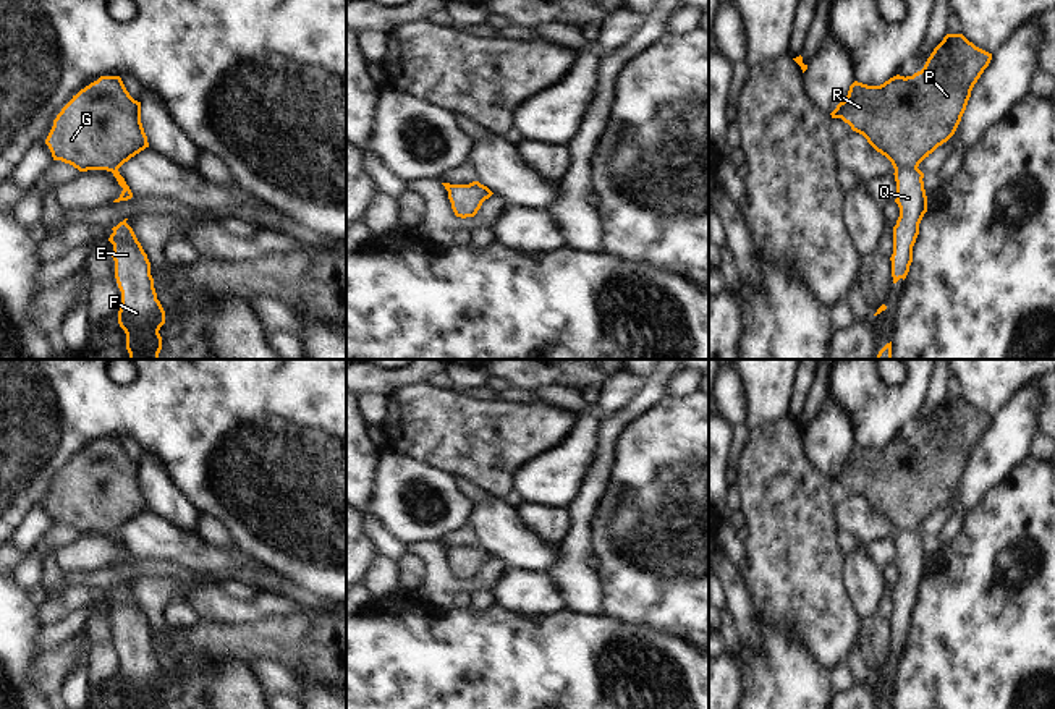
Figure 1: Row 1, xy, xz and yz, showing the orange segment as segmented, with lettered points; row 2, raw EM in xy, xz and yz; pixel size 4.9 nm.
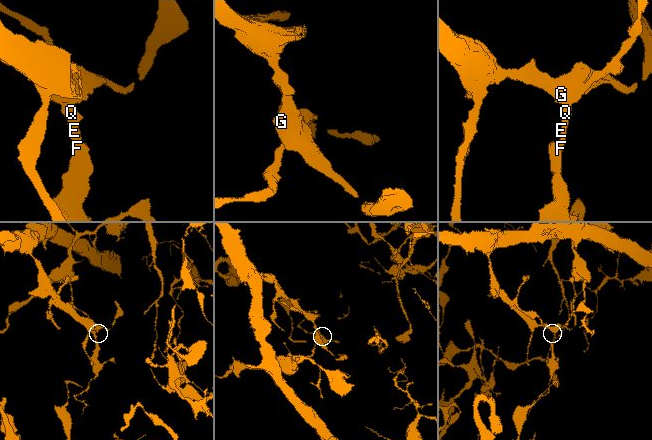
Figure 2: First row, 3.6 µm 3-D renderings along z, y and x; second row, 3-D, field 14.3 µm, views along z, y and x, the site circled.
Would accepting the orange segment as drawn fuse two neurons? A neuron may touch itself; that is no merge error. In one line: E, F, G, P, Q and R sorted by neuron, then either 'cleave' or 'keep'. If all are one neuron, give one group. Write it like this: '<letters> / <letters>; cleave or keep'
E F Q / G P R; cleave

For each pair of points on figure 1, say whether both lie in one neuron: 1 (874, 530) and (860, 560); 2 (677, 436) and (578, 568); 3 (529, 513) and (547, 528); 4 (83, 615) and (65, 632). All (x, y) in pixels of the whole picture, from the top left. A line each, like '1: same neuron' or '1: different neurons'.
1: different neurons
2: different neurons
3: same neuron
4: same neuron

